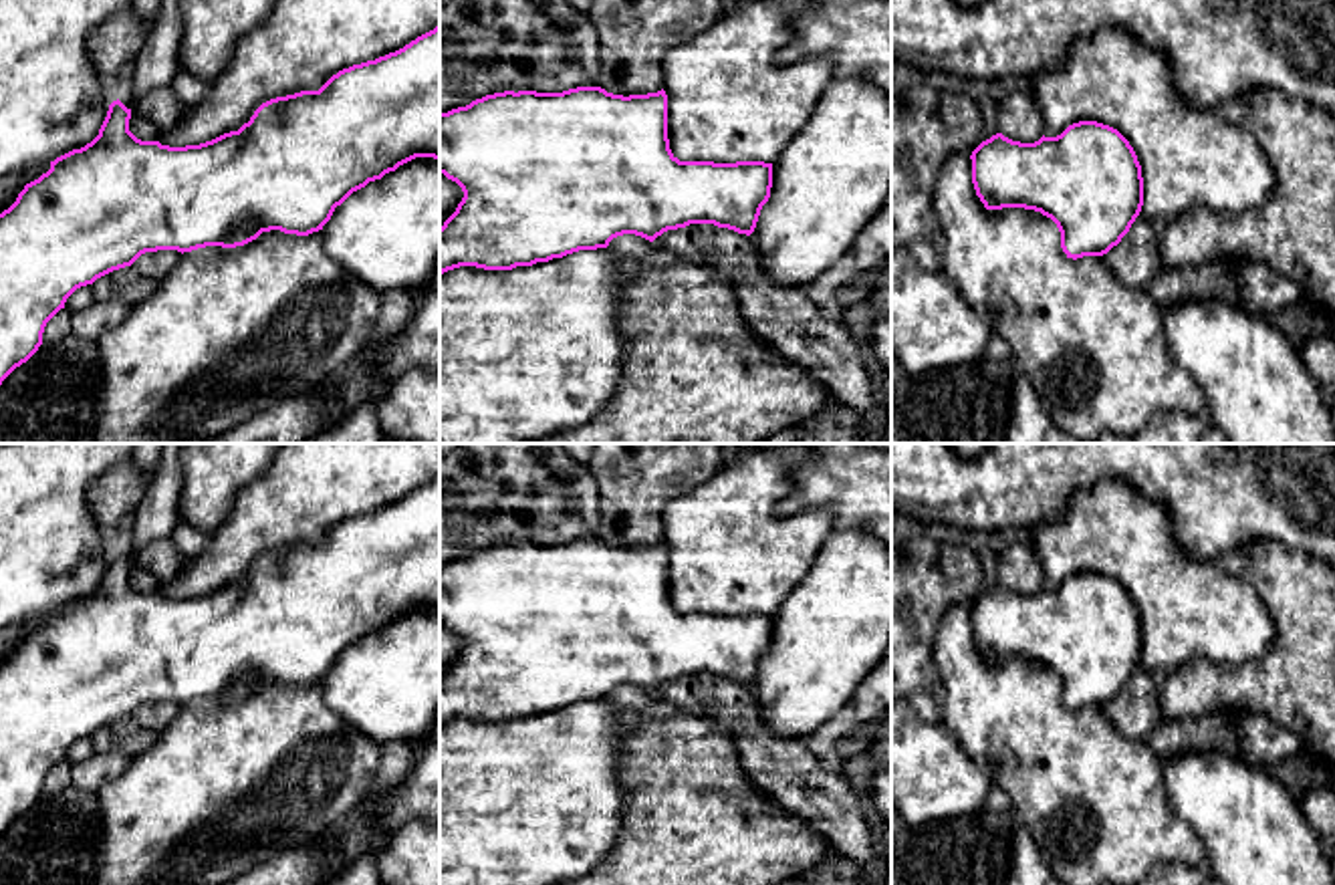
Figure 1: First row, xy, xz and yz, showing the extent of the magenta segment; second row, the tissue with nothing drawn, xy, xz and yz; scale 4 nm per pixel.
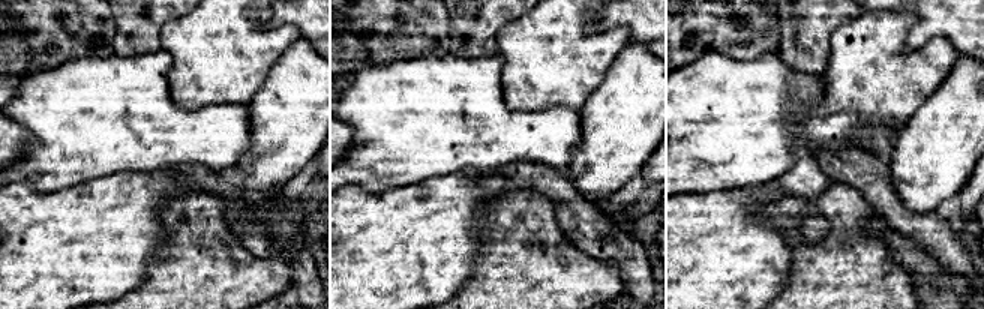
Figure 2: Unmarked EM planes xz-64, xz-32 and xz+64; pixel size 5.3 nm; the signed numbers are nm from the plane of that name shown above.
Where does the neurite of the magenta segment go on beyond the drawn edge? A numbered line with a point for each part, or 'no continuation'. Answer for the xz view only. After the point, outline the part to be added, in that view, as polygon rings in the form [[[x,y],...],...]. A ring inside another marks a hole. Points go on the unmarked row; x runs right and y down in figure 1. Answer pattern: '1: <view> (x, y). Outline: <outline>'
no continuation

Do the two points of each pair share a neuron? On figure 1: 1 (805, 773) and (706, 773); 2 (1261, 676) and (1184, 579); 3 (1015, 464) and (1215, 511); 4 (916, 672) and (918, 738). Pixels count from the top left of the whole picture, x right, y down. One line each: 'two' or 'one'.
1: two
2: two
3: one
4: two

